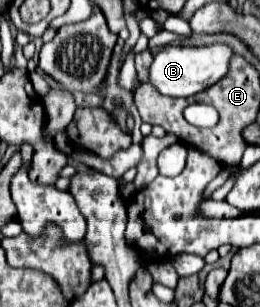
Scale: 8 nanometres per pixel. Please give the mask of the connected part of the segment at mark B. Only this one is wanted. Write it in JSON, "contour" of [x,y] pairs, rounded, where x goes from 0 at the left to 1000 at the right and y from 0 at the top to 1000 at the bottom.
{"contour":[[[812,143],[812,150],[635,150],[596,176],[596,195],[573,221],[573,274],[596,280],[627,313],[658,319],[727,319],[758,300],[819,280],[873,241],[881,189],[896,182],[888,156],[865,143]]]}

